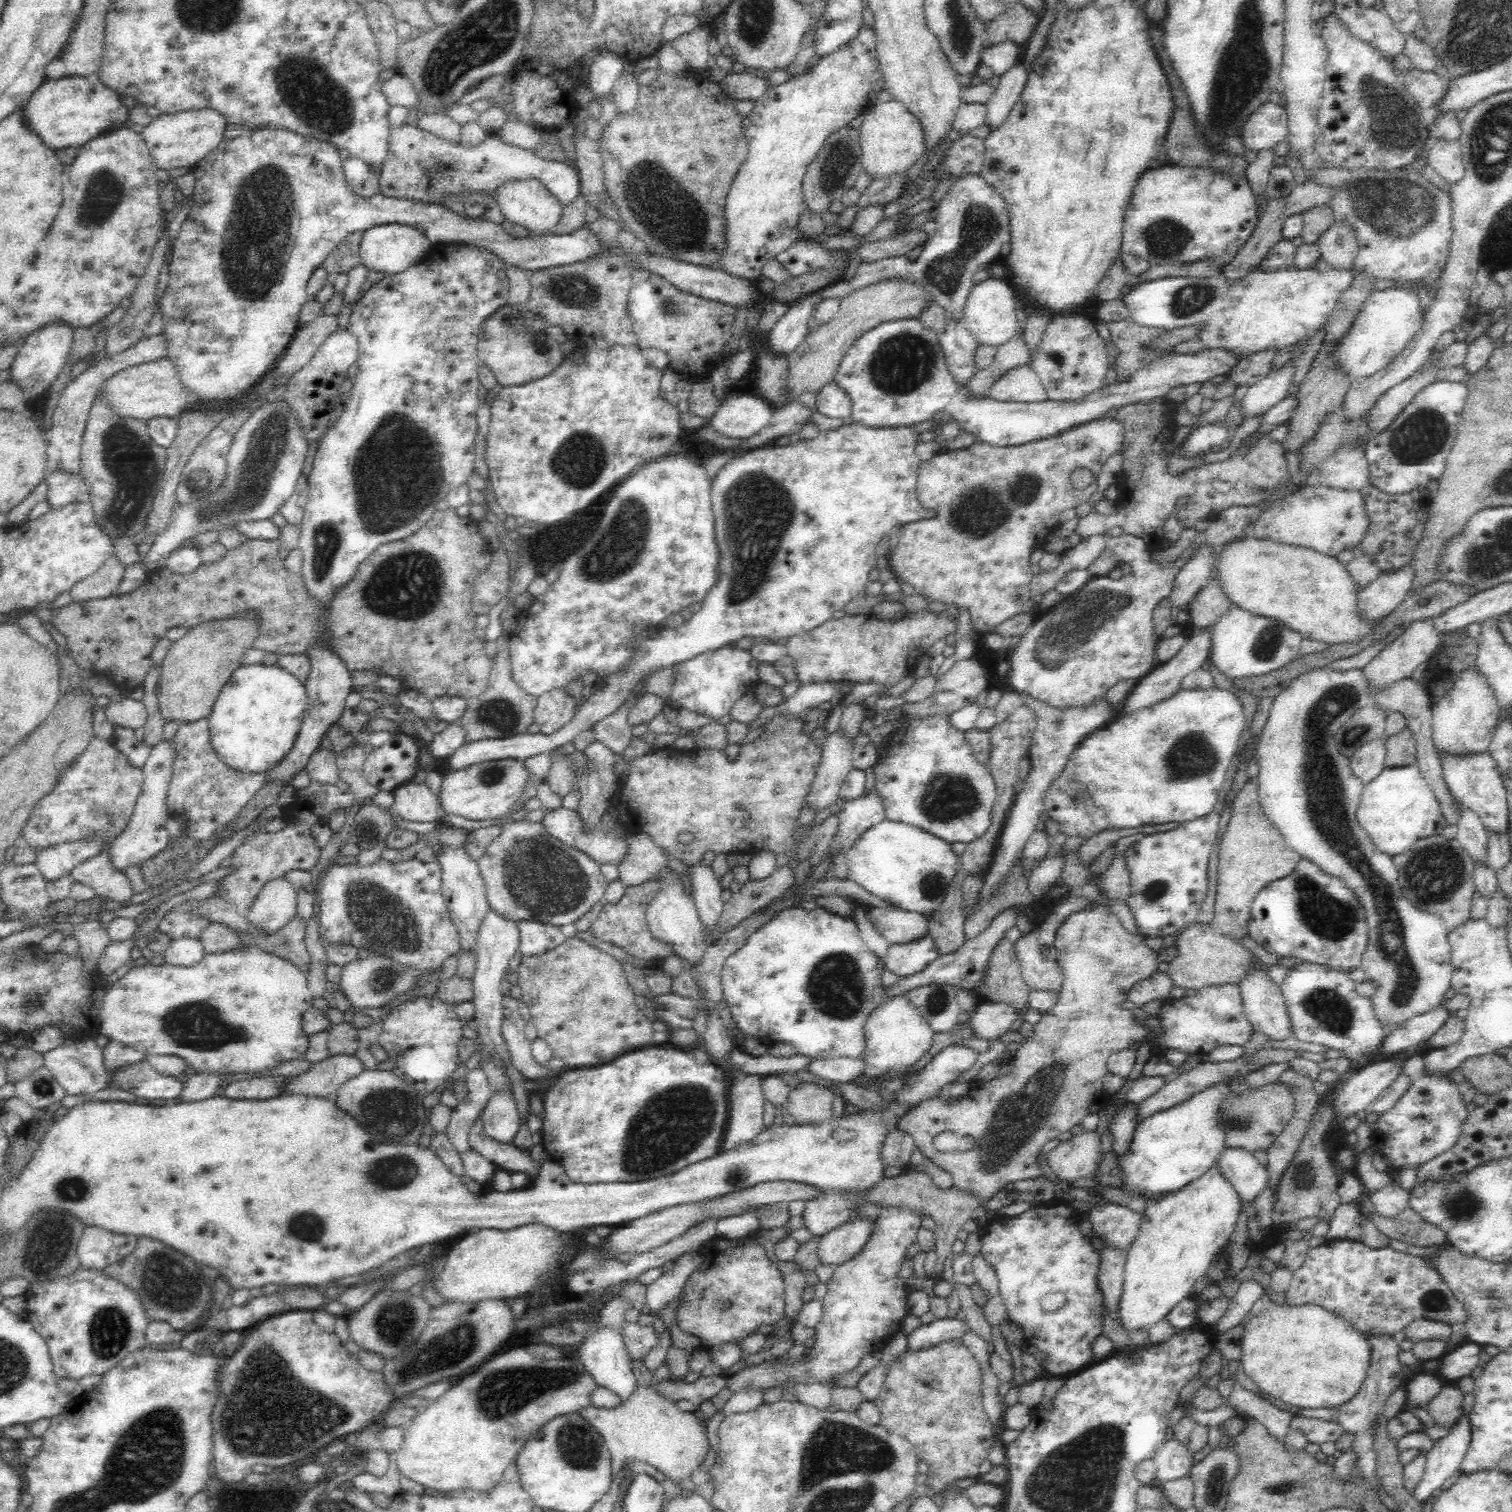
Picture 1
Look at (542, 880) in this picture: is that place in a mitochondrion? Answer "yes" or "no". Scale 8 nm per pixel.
yes

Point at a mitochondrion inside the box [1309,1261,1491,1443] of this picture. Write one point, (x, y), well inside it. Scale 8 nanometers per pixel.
(1433, 1300)

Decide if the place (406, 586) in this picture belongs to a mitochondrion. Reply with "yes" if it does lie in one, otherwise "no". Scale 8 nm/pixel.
yes

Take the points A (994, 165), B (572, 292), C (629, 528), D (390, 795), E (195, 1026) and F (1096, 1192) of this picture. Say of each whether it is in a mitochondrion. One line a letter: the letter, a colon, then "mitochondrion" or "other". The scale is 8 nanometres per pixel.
A: other
B: mitochondrion
C: mitochondrion
D: other
E: mitochondrion
F: other

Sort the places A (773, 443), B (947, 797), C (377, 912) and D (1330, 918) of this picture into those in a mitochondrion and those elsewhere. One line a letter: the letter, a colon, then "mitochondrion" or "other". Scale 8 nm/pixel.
A: other
B: mitochondrion
C: mitochondrion
D: mitochondrion

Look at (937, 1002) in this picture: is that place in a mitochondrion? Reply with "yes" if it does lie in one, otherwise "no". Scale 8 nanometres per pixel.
yes

